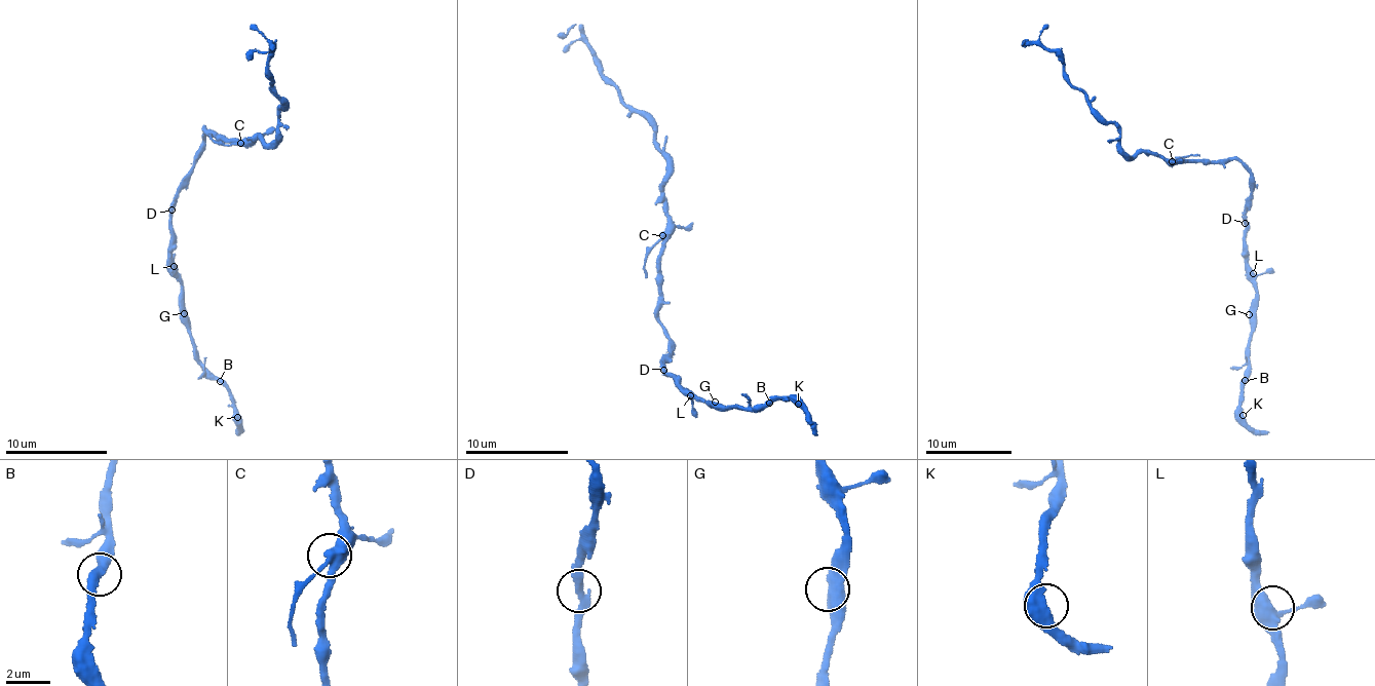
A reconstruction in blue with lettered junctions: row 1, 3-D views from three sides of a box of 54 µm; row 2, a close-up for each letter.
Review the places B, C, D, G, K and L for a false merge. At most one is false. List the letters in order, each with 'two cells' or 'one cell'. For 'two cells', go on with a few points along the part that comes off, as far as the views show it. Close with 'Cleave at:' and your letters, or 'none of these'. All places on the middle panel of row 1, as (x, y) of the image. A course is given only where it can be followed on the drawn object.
B: one cell
C: two cells; foreign part runs (663, 235), (645, 258), (647, 277)
D: one cell
G: one cell
K: one cell
L: one cell
Cleave at: C

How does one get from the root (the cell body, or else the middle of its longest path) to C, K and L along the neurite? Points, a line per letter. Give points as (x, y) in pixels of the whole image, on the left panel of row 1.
C: (204, 128), (230, 143), (241, 143)
K: (204, 128), (202, 153), (172, 211), (172, 264), (181, 284), (181, 313), (197, 361), (228, 391), (237, 417)
L: (204, 128), (202, 153), (172, 211), (170, 263), (174, 266)

